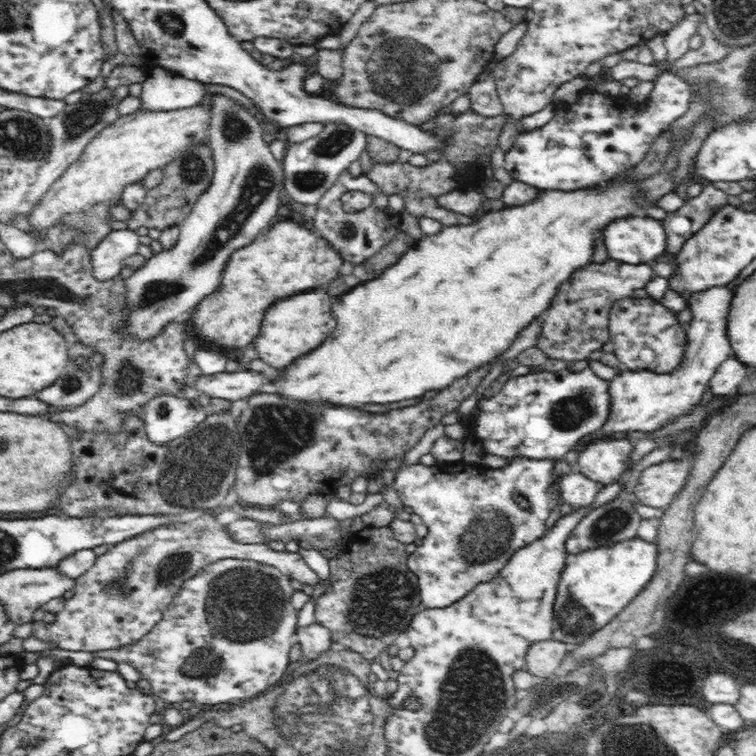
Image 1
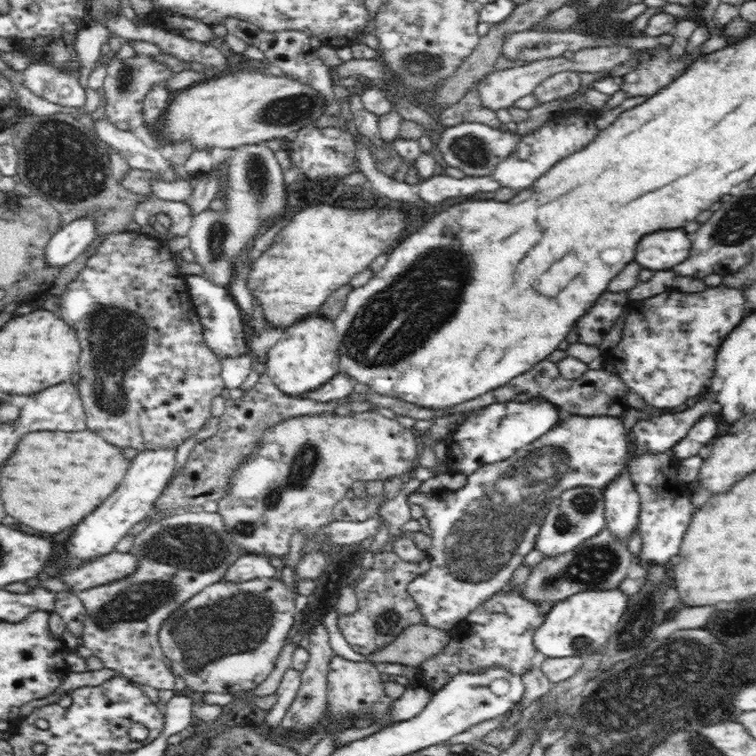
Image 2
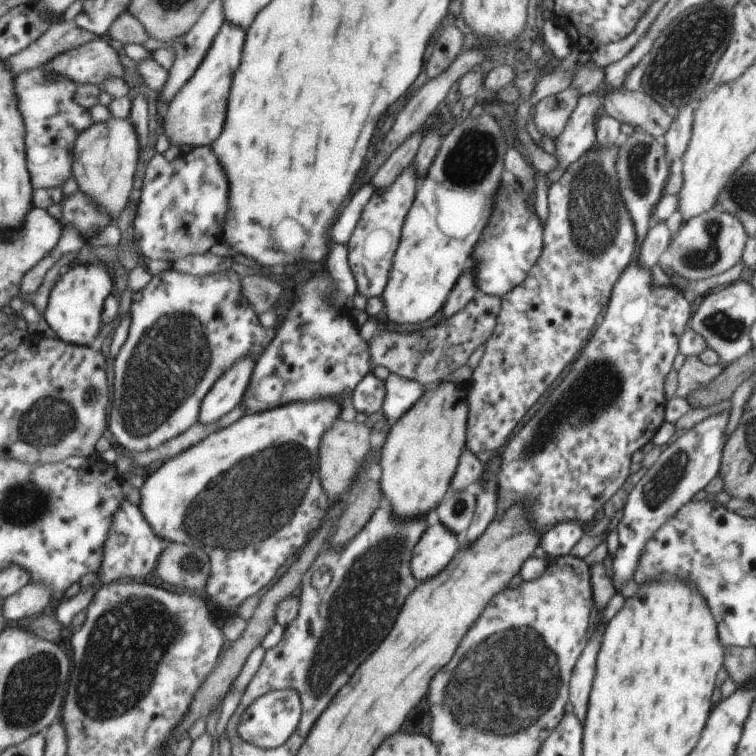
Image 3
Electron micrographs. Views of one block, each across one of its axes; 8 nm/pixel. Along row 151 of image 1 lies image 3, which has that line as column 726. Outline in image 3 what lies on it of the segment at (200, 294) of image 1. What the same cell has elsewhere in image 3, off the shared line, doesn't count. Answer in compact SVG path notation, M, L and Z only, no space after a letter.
M714 205L704 213L689 218L685 224L680 224L677 232L670 236L666 249L671 257L670 268L687 280L715 276L743 261L747 240L748 233L737 218Z

